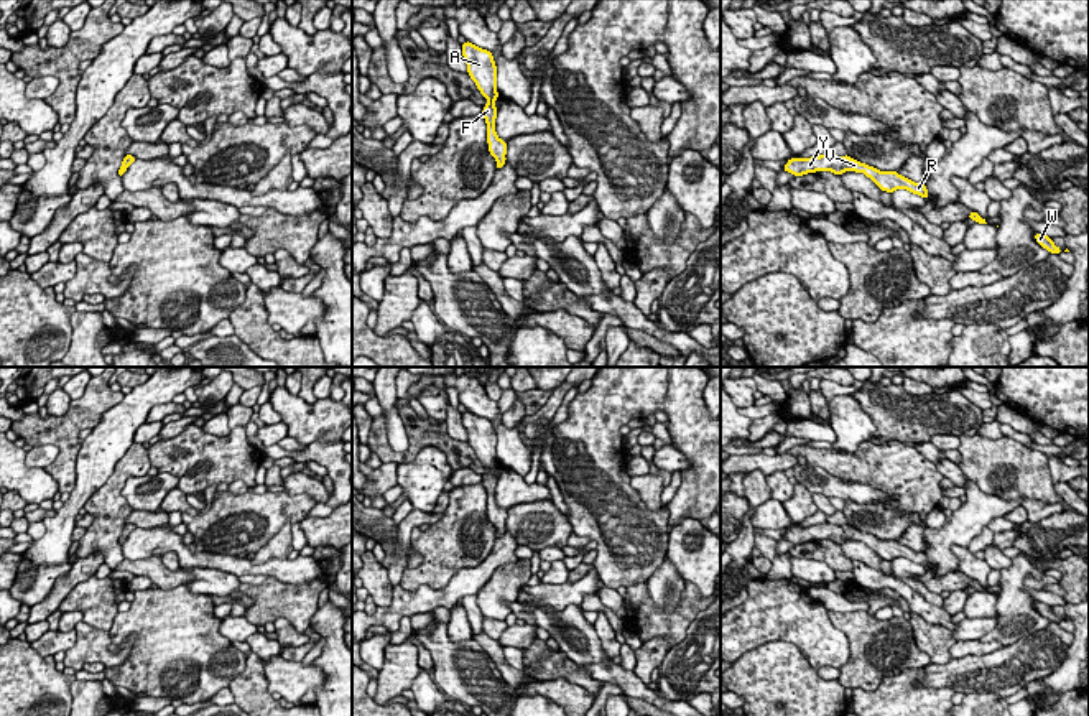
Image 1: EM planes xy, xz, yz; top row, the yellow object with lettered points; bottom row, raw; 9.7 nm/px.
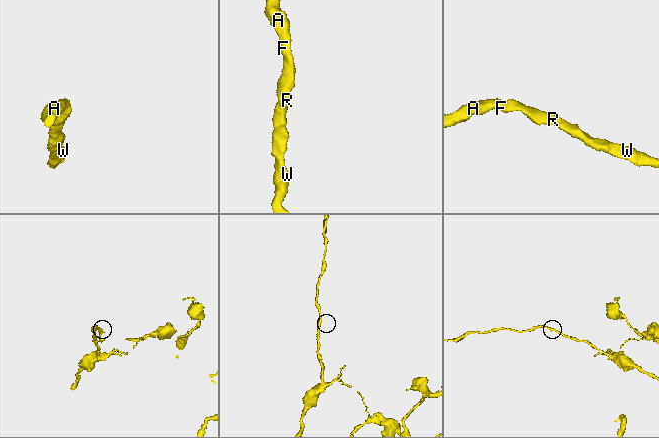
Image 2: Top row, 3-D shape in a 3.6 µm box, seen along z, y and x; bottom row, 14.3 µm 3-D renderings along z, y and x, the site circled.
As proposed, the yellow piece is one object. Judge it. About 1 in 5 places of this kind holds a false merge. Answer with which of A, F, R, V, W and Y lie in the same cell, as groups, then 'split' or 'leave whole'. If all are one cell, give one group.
A F R V W Y; leave whole

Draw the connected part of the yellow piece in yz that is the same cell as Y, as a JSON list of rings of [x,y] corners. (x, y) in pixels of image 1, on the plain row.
[[[819,523],[811,527],[790,527],[788,532],[783,535],[783,540],[788,540],[795,545],[803,545],[808,542],[816,540],[832,540],[834,543],[841,545],[844,540],[855,540],[864,542],[870,546],[882,560],[893,561],[895,558],[908,558],[913,563],[918,563],[924,568],[929,566],[928,558],[923,551],[913,551],[911,548],[900,545],[897,540],[878,540],[874,535],[867,535],[849,523],[831,525],[831,523]]]

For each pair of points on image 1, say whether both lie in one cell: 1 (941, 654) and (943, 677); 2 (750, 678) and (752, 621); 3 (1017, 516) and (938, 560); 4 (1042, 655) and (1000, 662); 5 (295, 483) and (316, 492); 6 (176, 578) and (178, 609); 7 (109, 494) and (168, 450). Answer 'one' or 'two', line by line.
1: two
2: two
3: two
4: one
5: one
6: two
7: two

